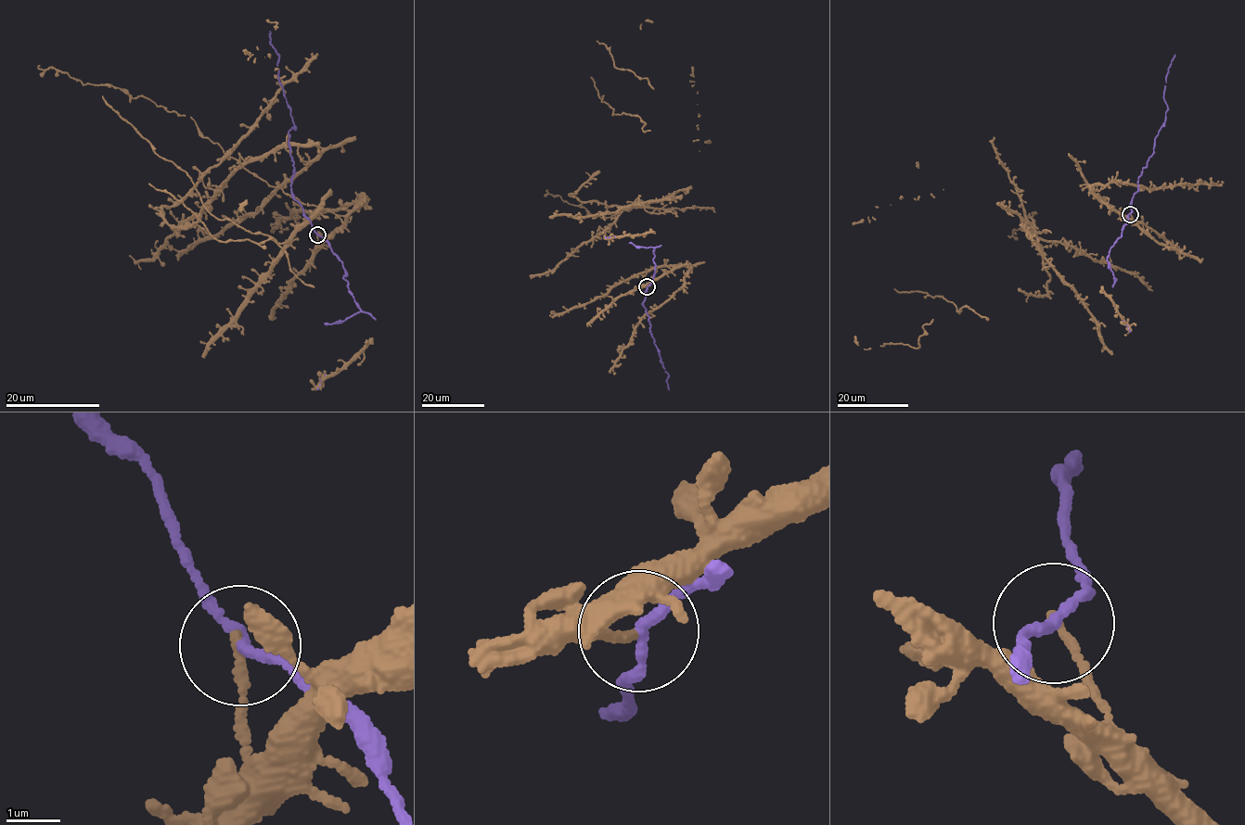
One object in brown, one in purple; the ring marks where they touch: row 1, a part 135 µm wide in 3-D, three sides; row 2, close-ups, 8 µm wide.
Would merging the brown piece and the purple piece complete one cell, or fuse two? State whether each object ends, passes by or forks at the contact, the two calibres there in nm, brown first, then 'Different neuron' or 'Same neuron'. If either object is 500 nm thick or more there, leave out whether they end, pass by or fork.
At the ring brown ends. At the ring purple passes by. Thickness 160 nm (brown) against 180 nm. Same neuron

